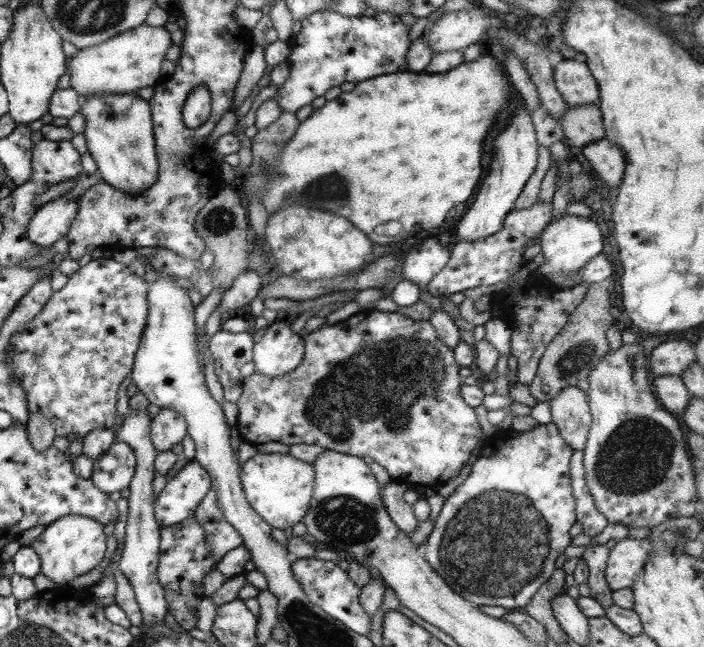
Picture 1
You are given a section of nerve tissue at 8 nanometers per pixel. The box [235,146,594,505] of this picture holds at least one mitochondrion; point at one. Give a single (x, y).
(321, 409)

